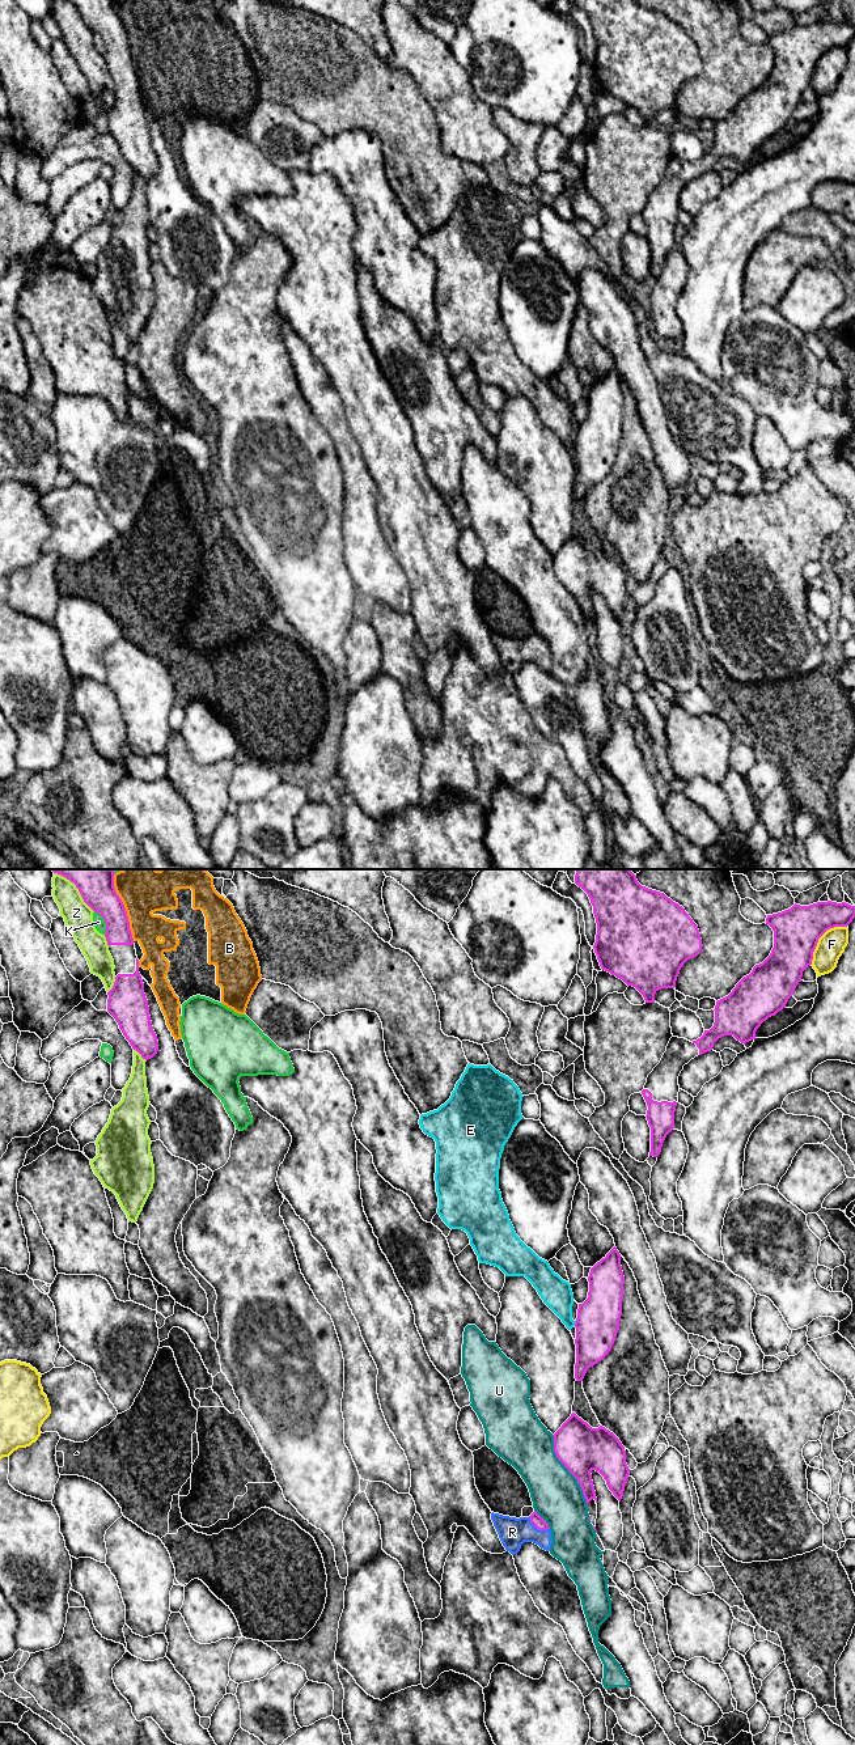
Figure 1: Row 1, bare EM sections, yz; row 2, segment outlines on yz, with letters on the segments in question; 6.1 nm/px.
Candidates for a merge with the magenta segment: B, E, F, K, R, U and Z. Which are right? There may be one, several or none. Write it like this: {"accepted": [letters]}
{"accepted": ["R"]}

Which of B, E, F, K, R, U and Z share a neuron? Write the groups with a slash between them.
B / E / F / K / R / U / Z

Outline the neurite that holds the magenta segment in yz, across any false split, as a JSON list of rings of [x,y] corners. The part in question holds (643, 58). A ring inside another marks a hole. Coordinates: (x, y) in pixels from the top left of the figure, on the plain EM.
[[[575,0],[589,17],[597,43],[594,73],[602,90],[635,107],[646,123],[655,123],[655,114],[661,109],[674,109],[682,85],[702,71],[698,46],[682,26],[664,13],[642,7],[638,0]]]

